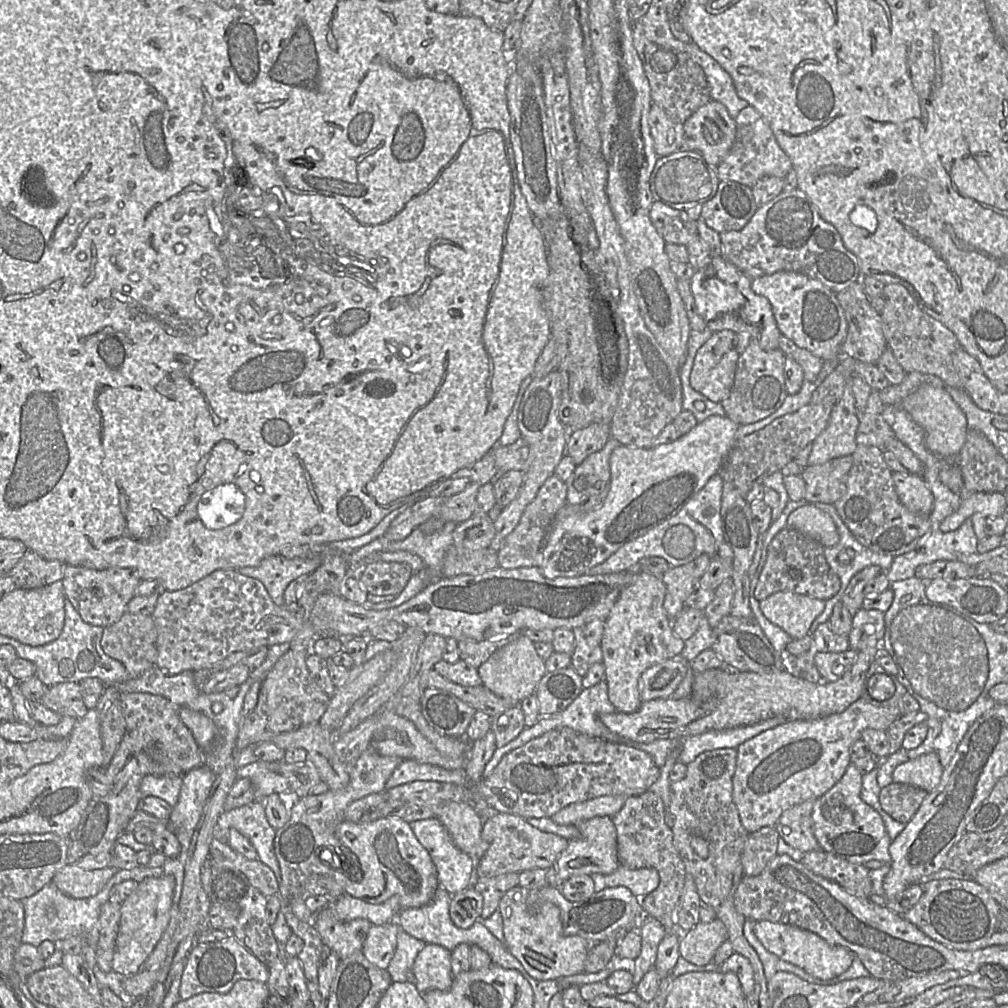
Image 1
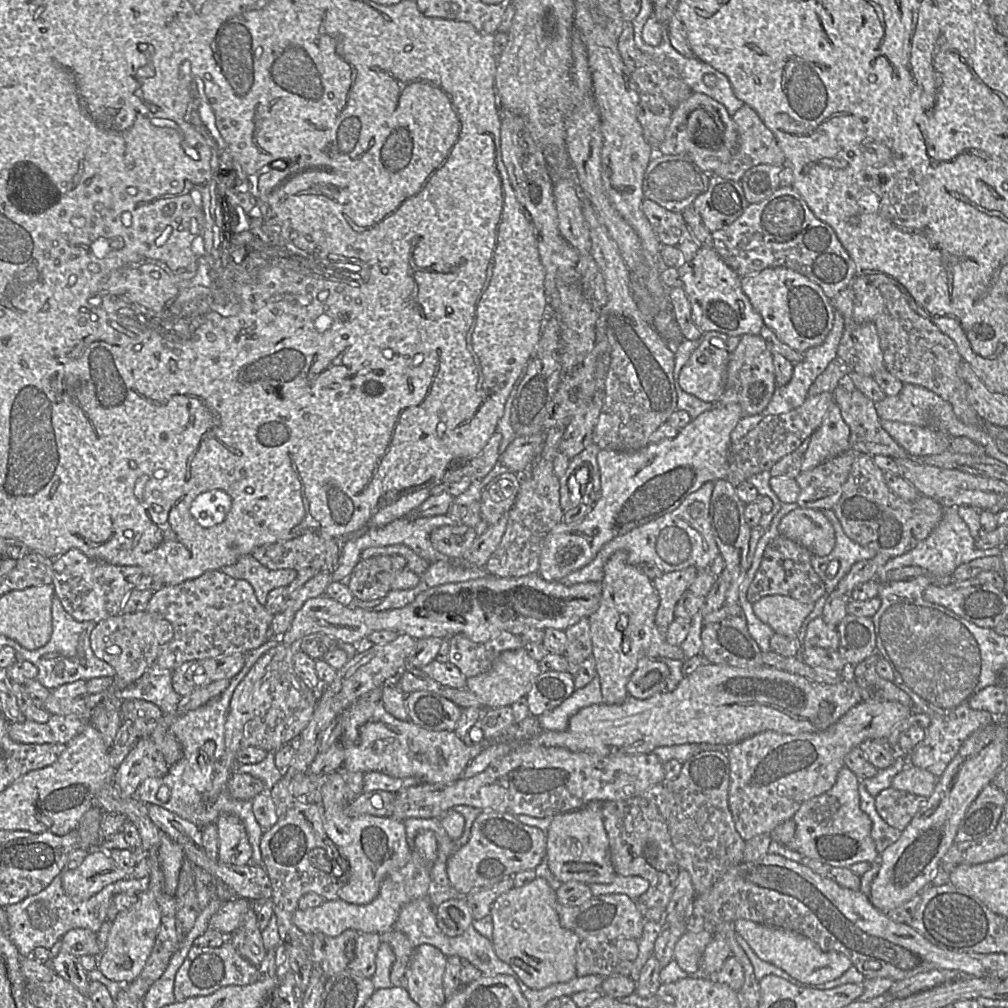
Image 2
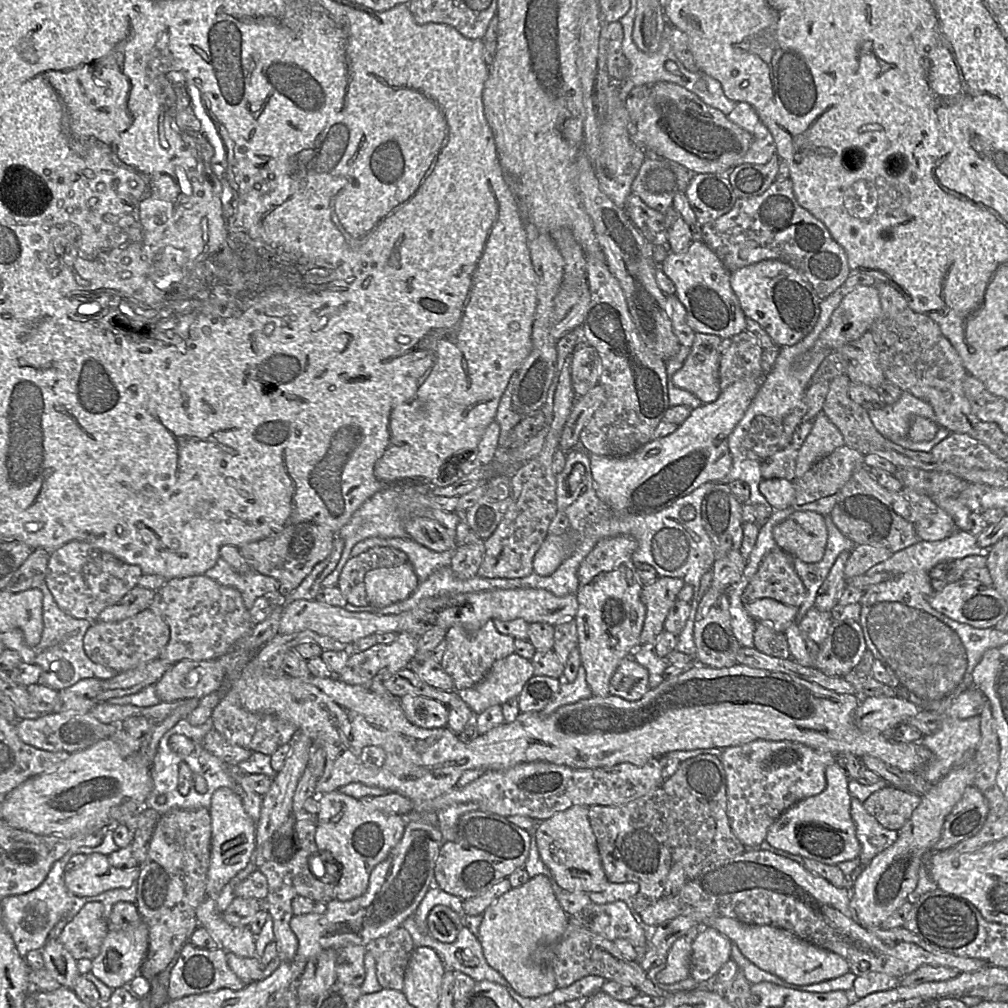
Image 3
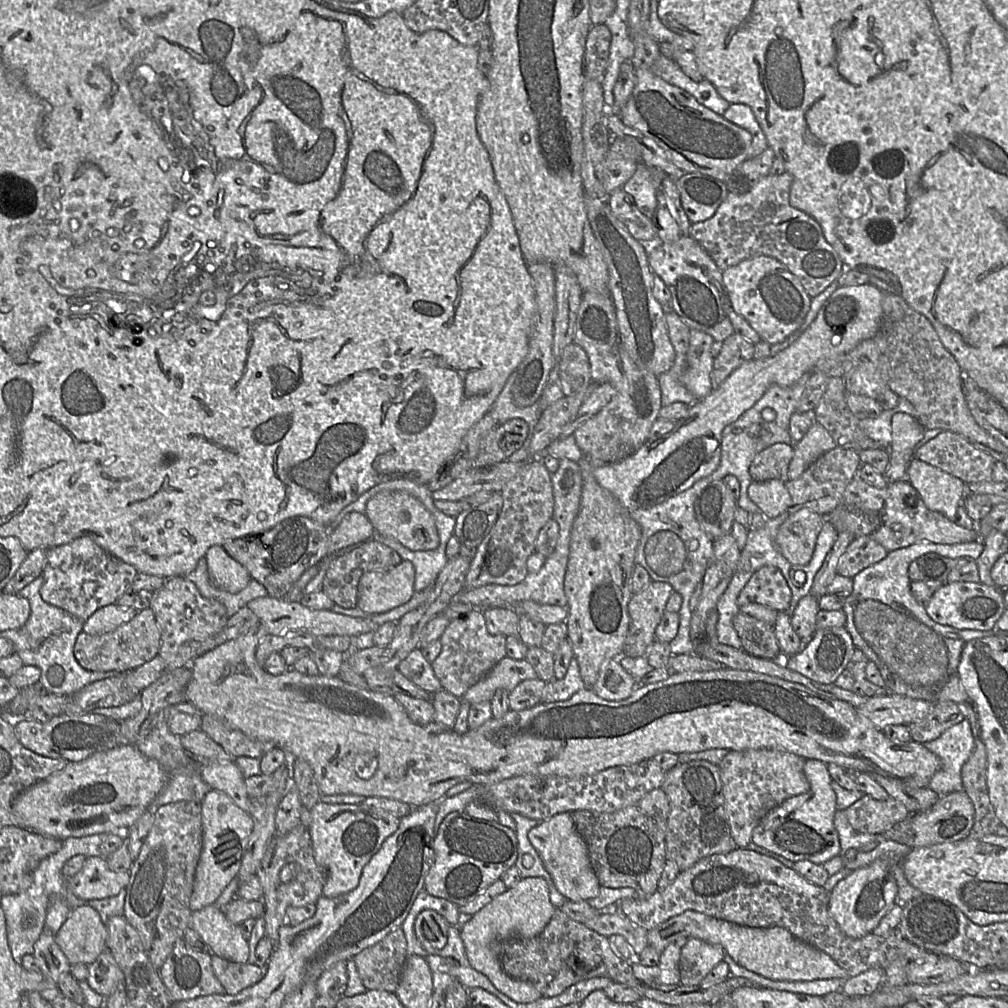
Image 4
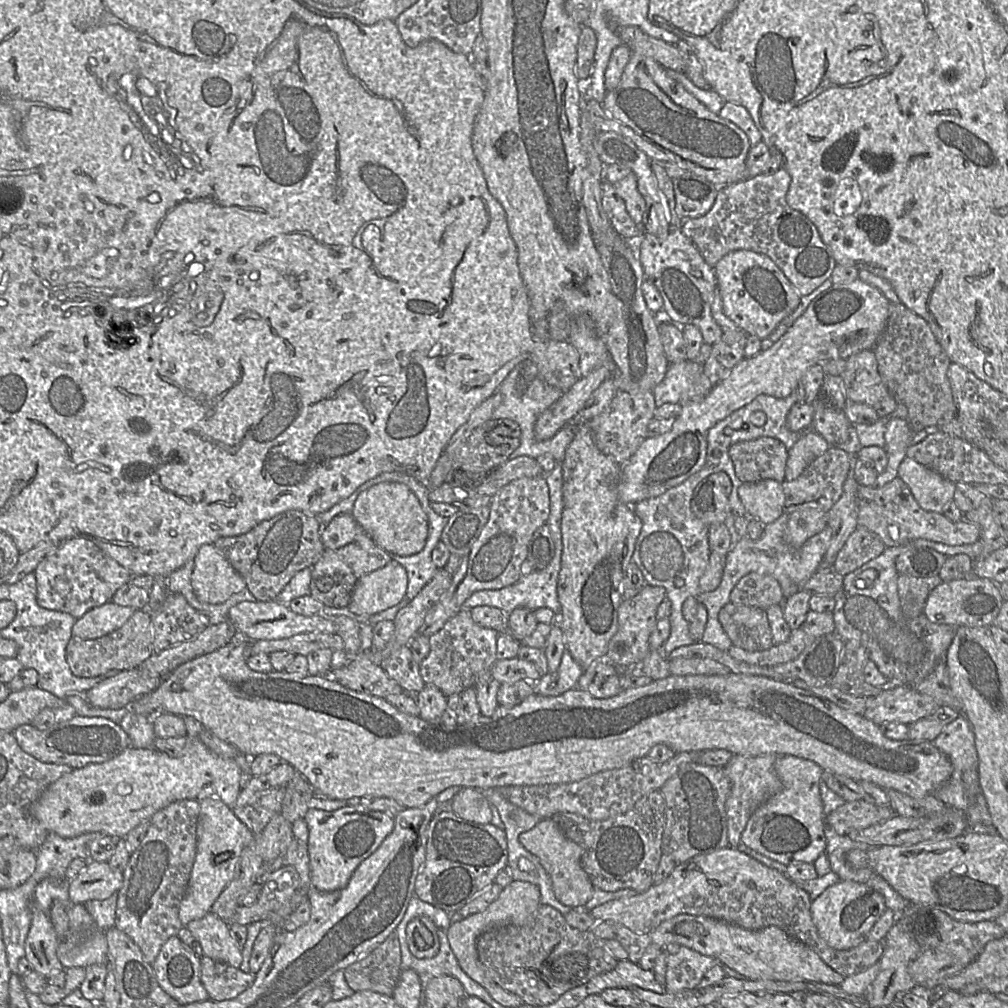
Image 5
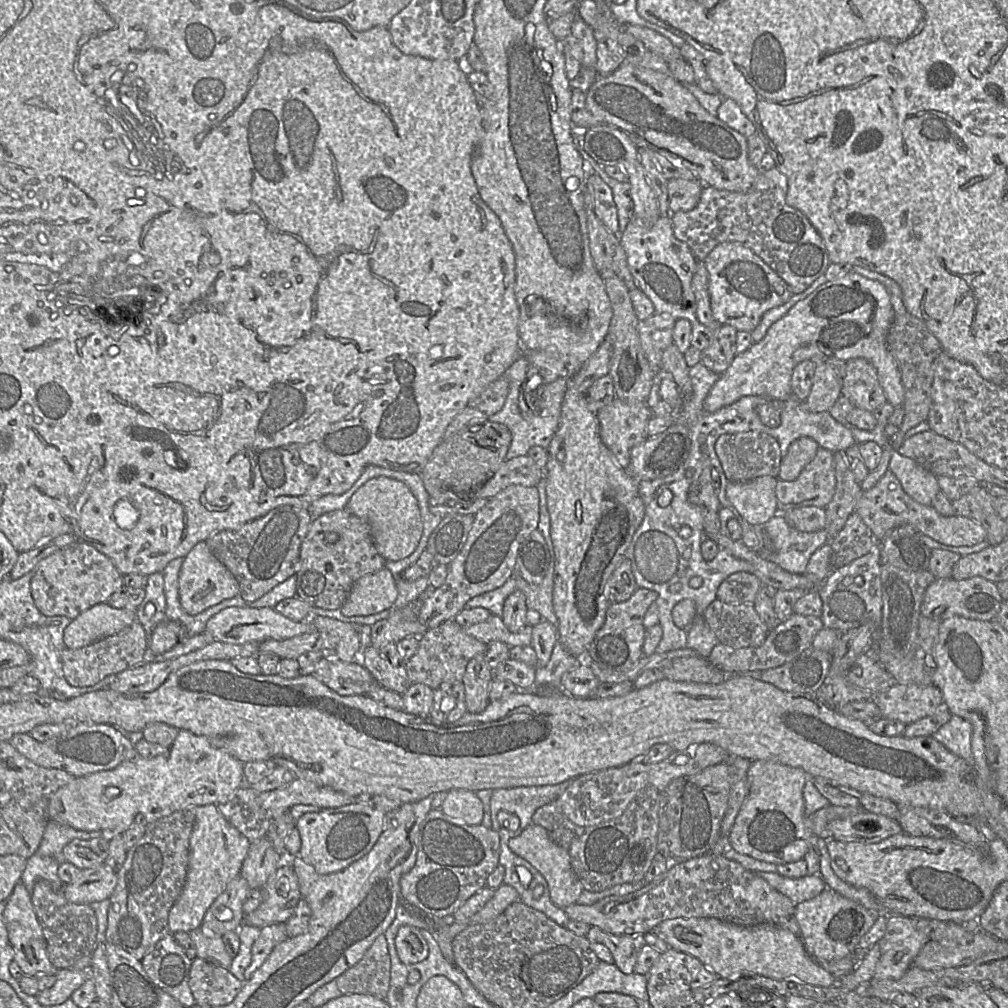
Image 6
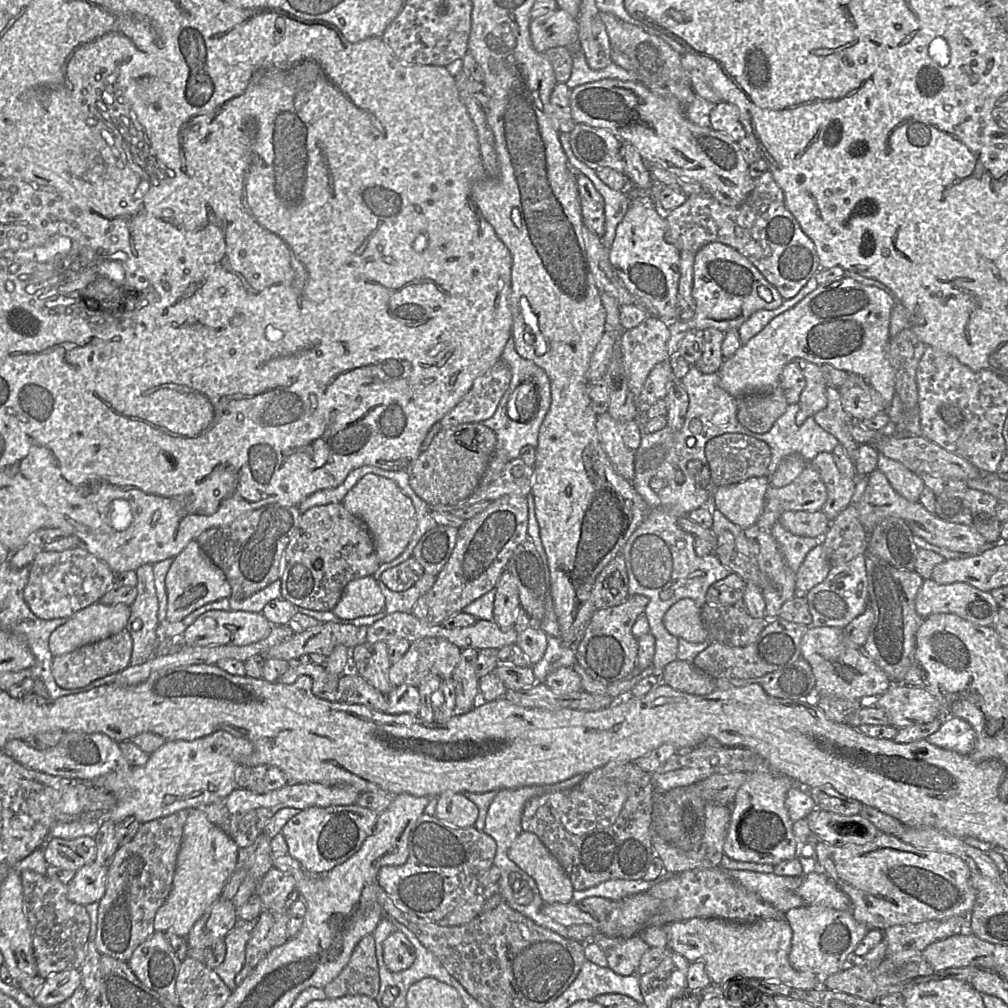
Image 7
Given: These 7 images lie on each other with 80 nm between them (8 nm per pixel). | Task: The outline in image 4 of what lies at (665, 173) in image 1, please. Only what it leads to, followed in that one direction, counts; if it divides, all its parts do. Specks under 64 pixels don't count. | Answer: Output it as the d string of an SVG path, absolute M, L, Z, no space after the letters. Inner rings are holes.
M638 164L634 175L623 185L624 192L631 195L639 211L651 218L657 207L657 194L667 175L658 168Z

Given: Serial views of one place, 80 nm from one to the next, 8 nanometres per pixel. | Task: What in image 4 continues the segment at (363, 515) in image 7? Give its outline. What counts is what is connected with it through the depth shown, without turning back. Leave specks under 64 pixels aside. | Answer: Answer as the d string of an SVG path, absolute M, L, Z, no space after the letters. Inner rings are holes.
M384 490L367 501L364 514L377 535L393 538L413 551L435 550L440 544L432 514L414 496L403 491Z

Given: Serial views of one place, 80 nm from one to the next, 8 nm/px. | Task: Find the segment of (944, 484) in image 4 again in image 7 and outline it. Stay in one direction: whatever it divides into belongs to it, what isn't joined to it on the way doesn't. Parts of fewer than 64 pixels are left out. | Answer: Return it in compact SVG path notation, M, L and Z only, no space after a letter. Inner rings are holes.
M879 454L877 470L885 474L893 489L911 502L919 502L925 489L921 476L900 462Z

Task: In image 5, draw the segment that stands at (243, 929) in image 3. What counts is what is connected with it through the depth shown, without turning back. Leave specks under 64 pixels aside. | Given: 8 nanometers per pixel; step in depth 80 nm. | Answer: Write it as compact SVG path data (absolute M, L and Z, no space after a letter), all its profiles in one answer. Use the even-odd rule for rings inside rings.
M208 912L203 918L189 922L186 928L199 941L203 956L235 968L240 967L242 950L231 936L230 925L217 915Z

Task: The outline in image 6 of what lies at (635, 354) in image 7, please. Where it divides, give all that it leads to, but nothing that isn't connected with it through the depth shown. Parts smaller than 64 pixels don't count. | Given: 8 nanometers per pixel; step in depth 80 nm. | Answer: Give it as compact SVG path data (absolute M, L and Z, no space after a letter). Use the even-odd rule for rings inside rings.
M654 314L638 325L642 351L656 373L659 373L662 369L664 351L673 343L674 325L675 319L668 314Z

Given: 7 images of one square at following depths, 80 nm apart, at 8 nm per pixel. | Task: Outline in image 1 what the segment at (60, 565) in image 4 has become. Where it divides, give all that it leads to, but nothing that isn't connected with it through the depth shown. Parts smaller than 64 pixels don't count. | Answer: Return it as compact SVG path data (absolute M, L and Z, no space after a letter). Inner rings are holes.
M65 565L62 578L66 601L74 607L86 623L107 627L117 622L127 611L129 601L142 578L133 568L108 568L95 570Z

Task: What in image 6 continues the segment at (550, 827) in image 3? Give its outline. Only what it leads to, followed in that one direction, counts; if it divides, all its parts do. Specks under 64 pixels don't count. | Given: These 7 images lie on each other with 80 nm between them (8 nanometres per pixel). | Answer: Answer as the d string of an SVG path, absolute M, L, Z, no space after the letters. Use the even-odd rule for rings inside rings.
M530 825L519 836L512 838L508 846L515 855L526 860L541 873L547 882L550 899L554 905L565 908L577 903L584 889L571 867L569 853L552 841L545 828Z

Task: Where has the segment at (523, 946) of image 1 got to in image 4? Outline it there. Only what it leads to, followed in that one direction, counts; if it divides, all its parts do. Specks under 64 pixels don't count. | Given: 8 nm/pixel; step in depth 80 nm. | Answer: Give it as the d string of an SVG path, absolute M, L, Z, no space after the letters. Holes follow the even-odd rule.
M543 878L521 879L460 926L460 936L469 964L484 974L501 994L514 1002L526 1004L540 998L541 994L531 982L512 978L505 973L499 958L499 946L510 936L532 938L539 935L549 923L555 910L556 907L550 901L547 882Z

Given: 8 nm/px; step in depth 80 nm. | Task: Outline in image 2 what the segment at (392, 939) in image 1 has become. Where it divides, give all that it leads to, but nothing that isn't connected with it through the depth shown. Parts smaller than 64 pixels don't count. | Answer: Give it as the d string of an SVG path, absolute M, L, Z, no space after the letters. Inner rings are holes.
M361 933L353 941L353 956L346 969L355 975L371 978L376 970L376 955L382 943L380 935Z

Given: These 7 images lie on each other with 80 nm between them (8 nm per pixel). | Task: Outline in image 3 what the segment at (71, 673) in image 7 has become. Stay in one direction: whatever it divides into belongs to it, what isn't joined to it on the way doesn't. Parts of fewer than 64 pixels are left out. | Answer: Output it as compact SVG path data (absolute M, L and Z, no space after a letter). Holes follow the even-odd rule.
M147 609L117 622L95 621L85 633L83 647L92 662L122 673L158 658L169 639L170 628L167 623Z

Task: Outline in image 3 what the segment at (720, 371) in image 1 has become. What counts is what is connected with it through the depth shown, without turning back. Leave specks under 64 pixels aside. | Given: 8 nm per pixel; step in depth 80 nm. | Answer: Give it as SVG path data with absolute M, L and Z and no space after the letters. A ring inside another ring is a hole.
M695 333L683 367L673 376L676 387L696 396L703 404L714 402L721 393L718 347L723 339L713 334Z

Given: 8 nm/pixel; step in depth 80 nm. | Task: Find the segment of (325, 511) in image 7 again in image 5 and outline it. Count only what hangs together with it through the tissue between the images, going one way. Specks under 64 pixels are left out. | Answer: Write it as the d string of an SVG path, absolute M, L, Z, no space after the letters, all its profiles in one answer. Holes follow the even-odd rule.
M359 532L349 544L338 549L325 549L320 559L311 567L309 595L324 606L345 608L348 606L356 583L366 574L385 567L393 556L379 547L365 532Z

